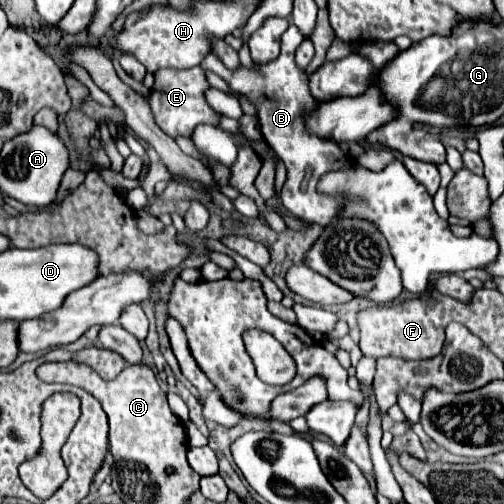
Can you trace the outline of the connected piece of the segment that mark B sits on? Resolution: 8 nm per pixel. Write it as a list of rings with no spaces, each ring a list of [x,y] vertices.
[[[290,24],[288,30],[282,34],[280,56],[268,64],[260,64],[258,66],[260,72],[252,72],[246,68],[238,68],[234,72],[226,70],[226,66],[214,54],[208,54],[200,66],[206,72],[214,72],[214,74],[222,76],[230,84],[232,90],[246,94],[250,98],[250,102],[254,102],[258,106],[258,122],[260,122],[262,138],[268,142],[268,146],[274,152],[278,152],[278,156],[282,158],[282,162],[288,170],[288,178],[286,178],[281,192],[283,207],[298,218],[316,222],[320,226],[328,226],[330,220],[334,220],[334,216],[338,216],[340,202],[334,196],[326,196],[326,194],[318,192],[316,184],[322,178],[322,174],[326,174],[326,172],[350,168],[352,158],[340,148],[338,142],[318,138],[316,134],[308,132],[308,128],[306,128],[304,114],[310,114],[310,110],[314,110],[318,106],[318,102],[314,100],[314,96],[308,90],[308,80],[306,80],[304,70],[300,70],[294,62],[294,52],[302,40],[304,38],[298,32],[298,28],[294,28]]]

